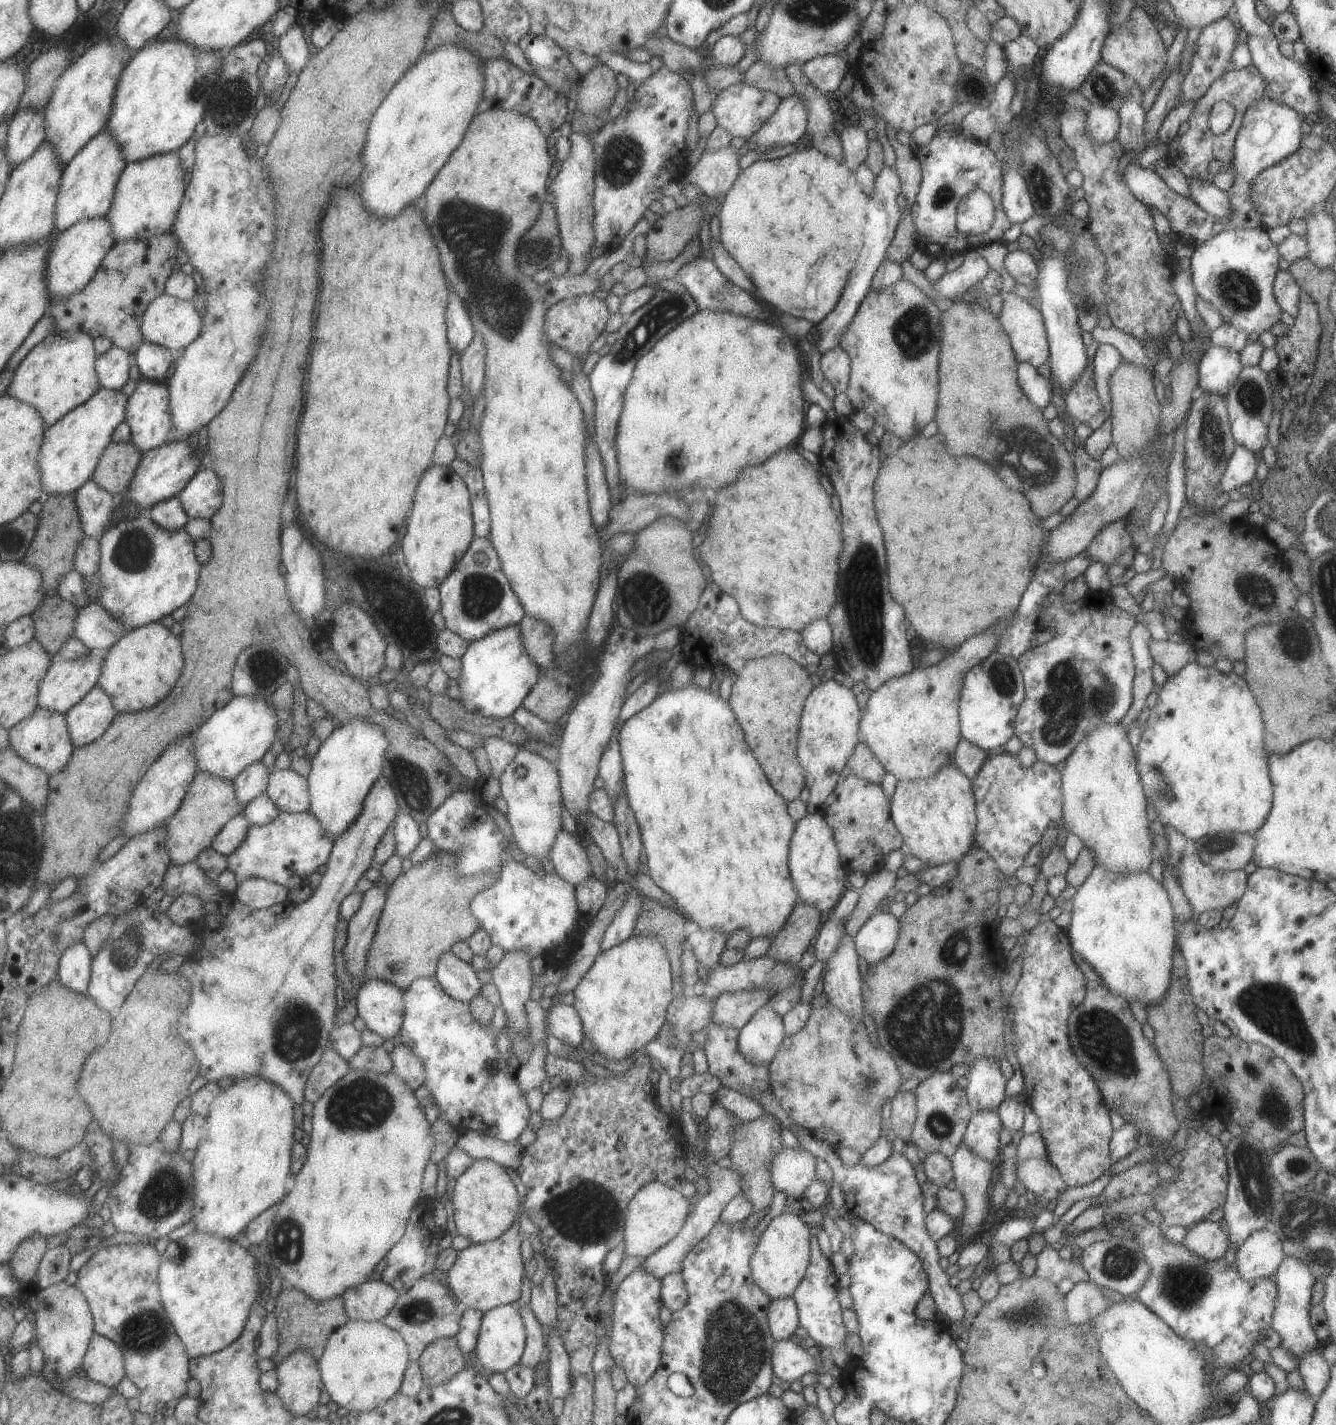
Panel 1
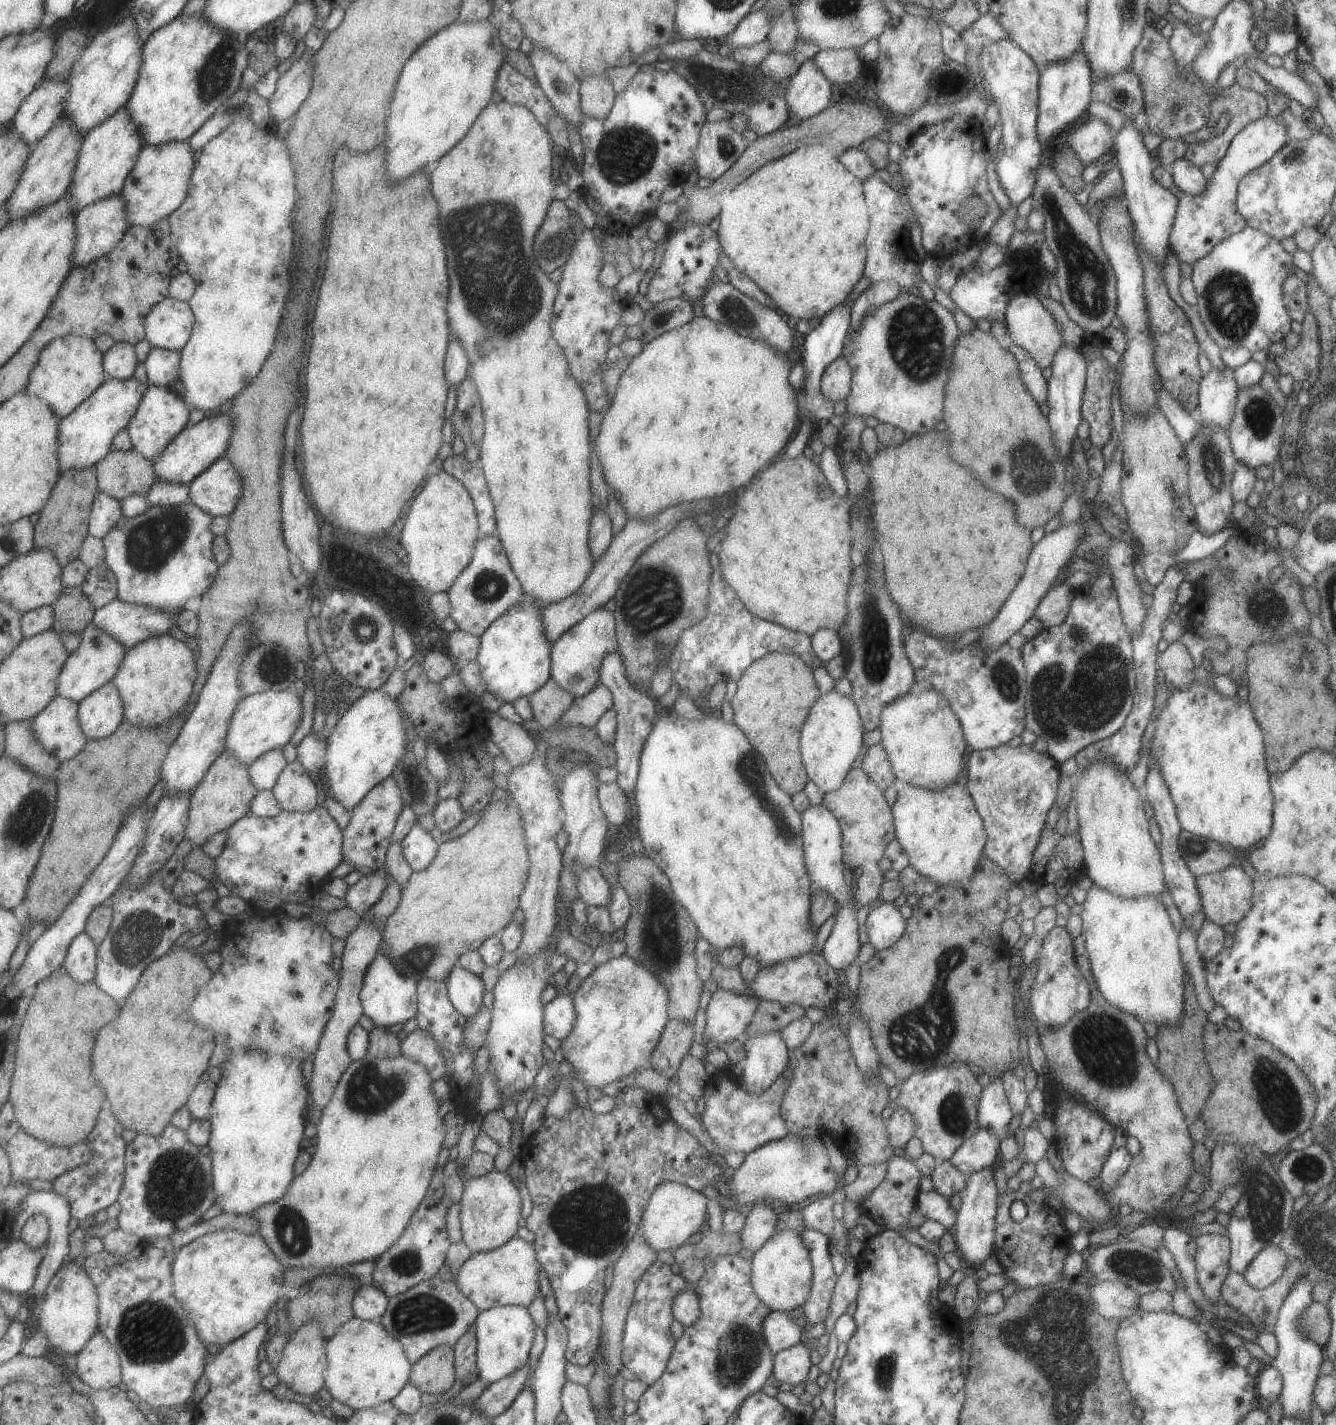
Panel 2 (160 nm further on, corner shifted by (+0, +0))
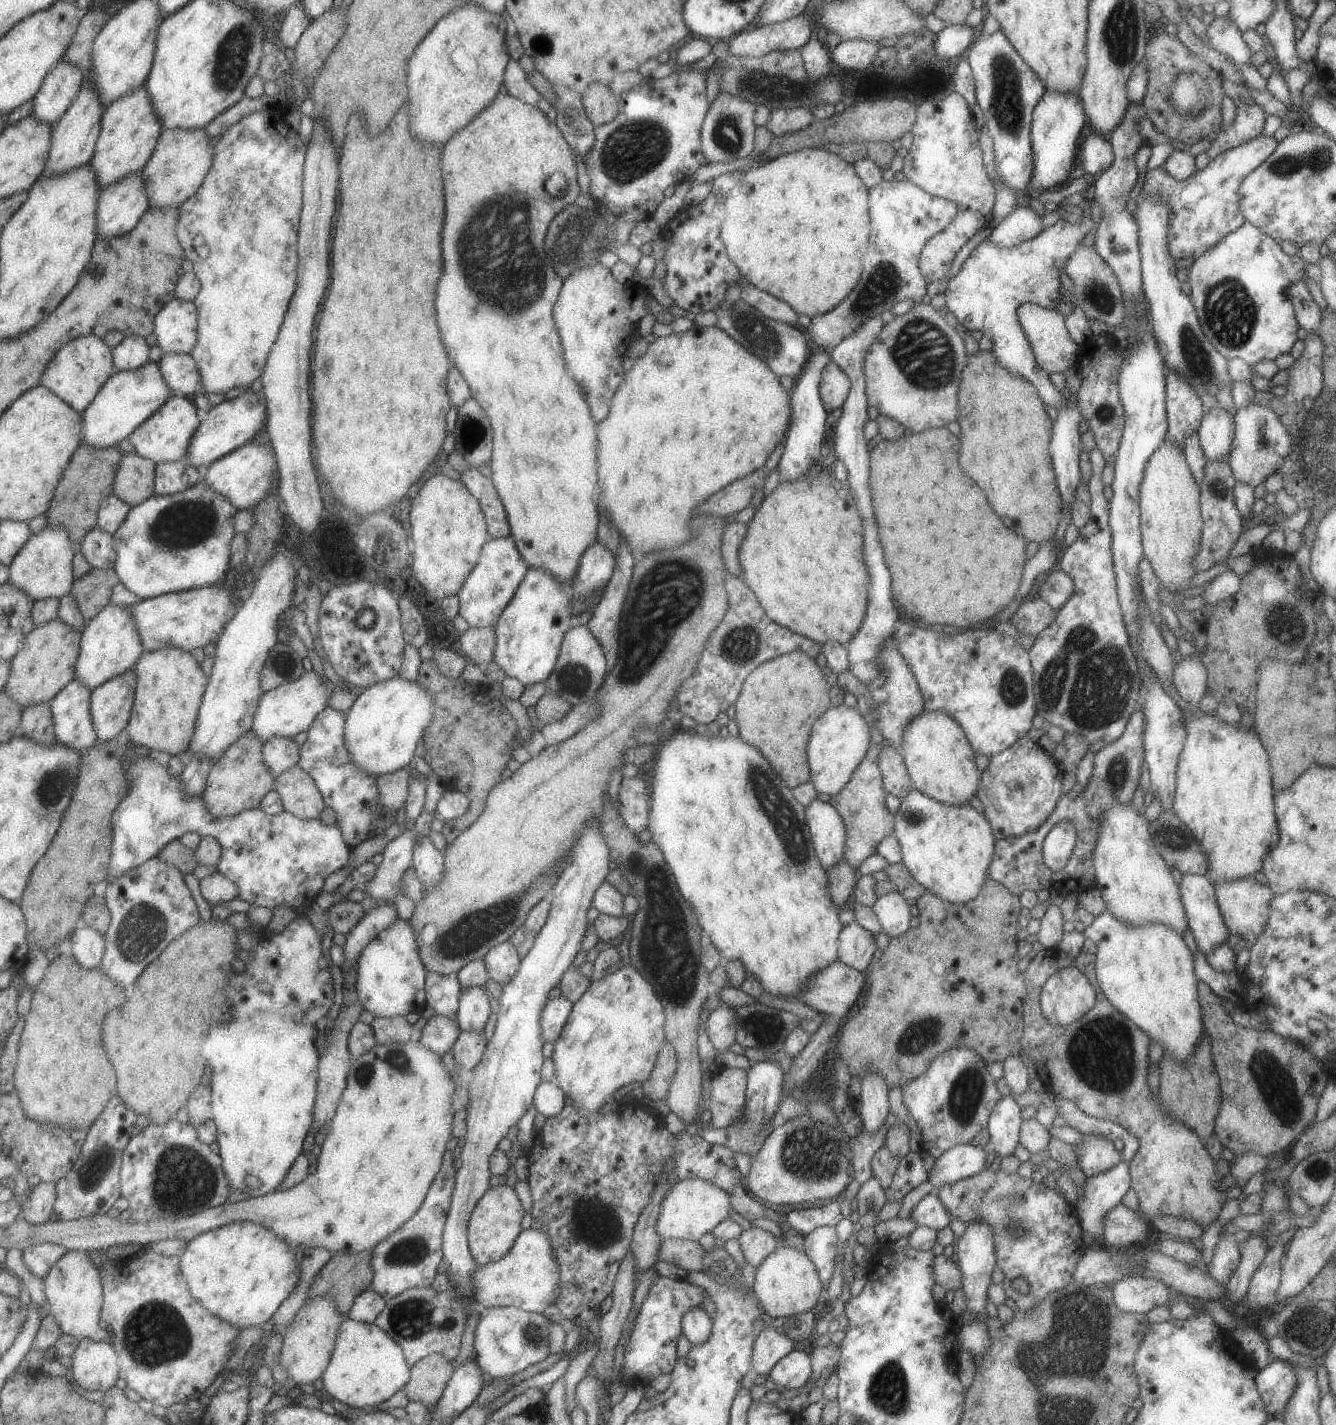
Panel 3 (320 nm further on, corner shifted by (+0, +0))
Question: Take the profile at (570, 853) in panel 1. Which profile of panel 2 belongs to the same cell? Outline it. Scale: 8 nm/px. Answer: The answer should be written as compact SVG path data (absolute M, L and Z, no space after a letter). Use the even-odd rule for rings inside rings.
M597 867L574 869L578 898L588 907L606 907L610 899L610 884L603 878Z

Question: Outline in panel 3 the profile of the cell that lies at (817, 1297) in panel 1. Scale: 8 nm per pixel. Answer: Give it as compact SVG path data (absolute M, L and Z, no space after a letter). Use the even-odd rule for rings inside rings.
M818 1227L805 1234L803 1250L815 1266L819 1282L829 1282L834 1270L836 1248L838 1245L835 1228Z

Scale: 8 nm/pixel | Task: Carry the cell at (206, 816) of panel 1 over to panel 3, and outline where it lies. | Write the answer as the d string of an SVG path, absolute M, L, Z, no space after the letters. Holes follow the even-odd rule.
M248 731L212 762L212 770L209 770L201 796L203 807L211 818L229 818L243 810L256 808L261 798L269 790L274 790L274 777L269 774L269 770L265 770L261 760L261 746L261 742Z

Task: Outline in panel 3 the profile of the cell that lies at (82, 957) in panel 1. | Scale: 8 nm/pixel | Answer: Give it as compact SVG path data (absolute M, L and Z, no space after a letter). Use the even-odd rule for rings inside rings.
M80 923L71 938L72 955L85 970L102 967L106 954L104 934Z

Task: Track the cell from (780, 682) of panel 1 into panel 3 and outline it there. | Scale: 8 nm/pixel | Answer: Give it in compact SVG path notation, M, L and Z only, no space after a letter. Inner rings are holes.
M800 651L759 664L741 684L734 703L738 737L755 746L789 789L810 781L806 745L813 722L830 708L829 685L819 666Z

